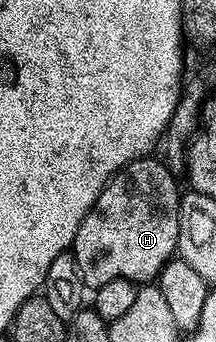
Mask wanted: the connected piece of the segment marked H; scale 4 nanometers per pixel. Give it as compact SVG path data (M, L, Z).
M155 157L134 159L122 167L107 183L107 188L97 197L93 209L81 221L73 244L77 269L83 278L83 286L94 289L105 281L128 279L140 285L158 280L161 269L176 254L179 246L179 201L181 190L175 184L176 176L166 162L158 163Z

